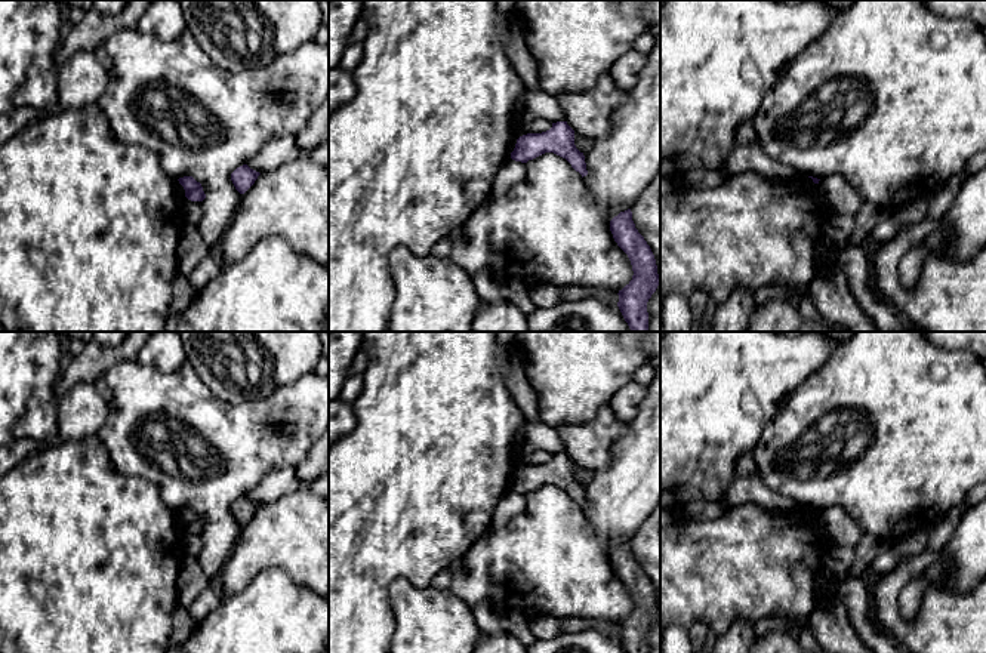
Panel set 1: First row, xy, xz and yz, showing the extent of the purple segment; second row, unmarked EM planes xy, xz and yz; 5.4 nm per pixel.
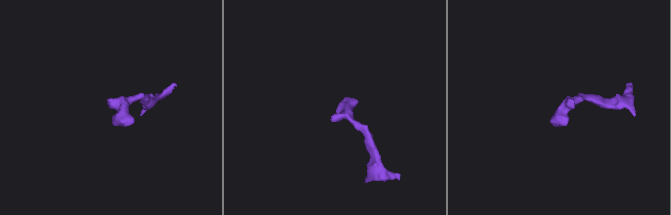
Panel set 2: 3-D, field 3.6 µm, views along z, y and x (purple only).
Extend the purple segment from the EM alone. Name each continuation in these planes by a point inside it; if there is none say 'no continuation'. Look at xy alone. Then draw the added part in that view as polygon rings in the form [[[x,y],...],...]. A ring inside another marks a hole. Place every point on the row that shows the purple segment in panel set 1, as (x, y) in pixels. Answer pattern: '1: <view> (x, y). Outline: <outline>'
no continuation

